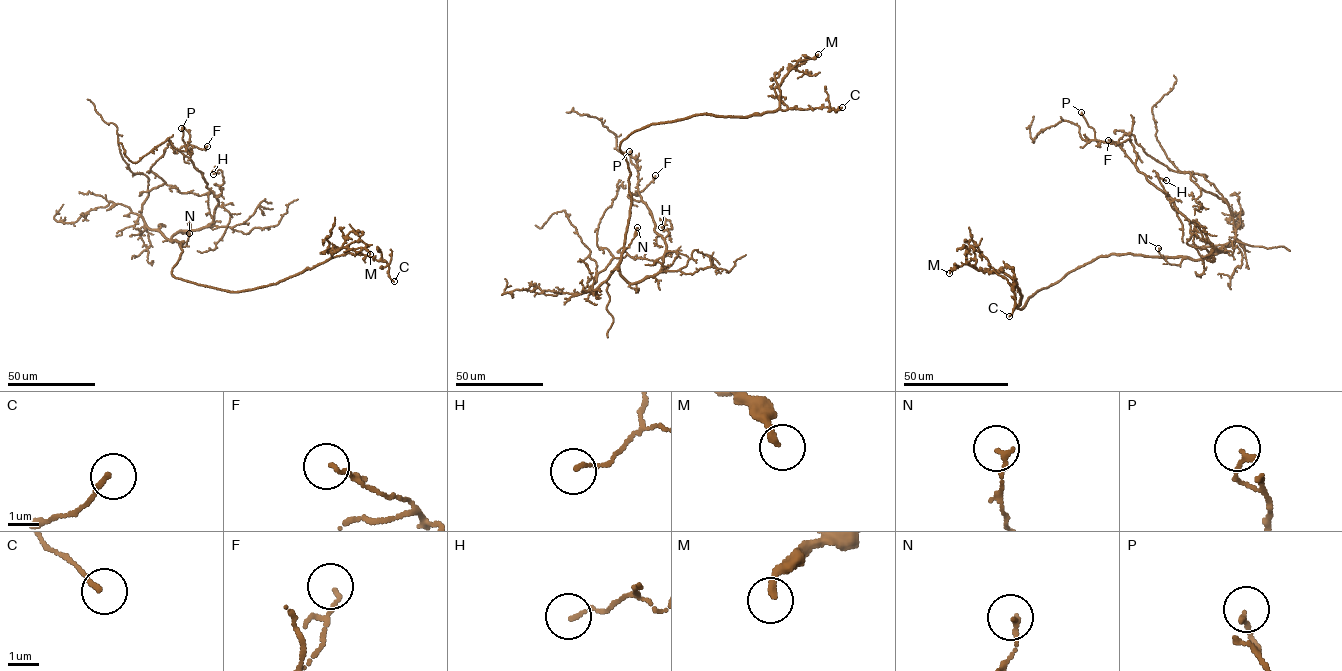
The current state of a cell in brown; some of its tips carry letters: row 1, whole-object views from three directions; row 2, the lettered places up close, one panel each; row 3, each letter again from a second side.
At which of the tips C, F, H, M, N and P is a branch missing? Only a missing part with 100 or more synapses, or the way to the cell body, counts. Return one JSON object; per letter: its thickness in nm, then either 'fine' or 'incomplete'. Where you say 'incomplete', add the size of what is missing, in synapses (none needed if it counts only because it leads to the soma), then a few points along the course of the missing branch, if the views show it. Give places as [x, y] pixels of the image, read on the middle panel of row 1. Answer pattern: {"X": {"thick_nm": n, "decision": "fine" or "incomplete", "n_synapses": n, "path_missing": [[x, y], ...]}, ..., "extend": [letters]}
{"C": {"thick_nm": 150, "decision": "fine"}, "F": {"thick_nm": 110, "decision": "fine"}, "H": {"thick_nm": 120, "decision": "fine"}, "M": {"thick_nm": 220, "decision": "fine"}, "N": {"thick_nm": 160, "decision": "fine"}, "P": {"thick_nm": 160, "decision": "fine"}, "extend": []}

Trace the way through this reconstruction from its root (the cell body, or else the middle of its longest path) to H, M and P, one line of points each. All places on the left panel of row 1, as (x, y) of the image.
H: (179, 242), (171, 238), (180, 231), (208, 227), (213, 221), (223, 182), (220, 170), (213, 174)
M: (179, 242), (182, 251), (172, 275), (230, 292), (276, 284), (324, 263), (342, 248), (364, 247), (370, 254)
P: (179, 242), (171, 238), (180, 231), (211, 224), (218, 203), (190, 159), (181, 128)

